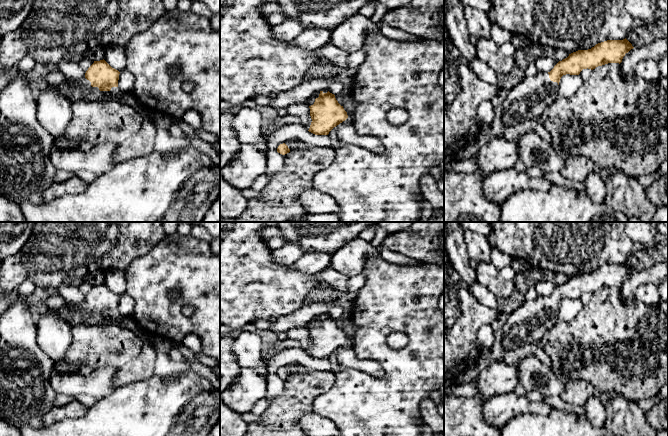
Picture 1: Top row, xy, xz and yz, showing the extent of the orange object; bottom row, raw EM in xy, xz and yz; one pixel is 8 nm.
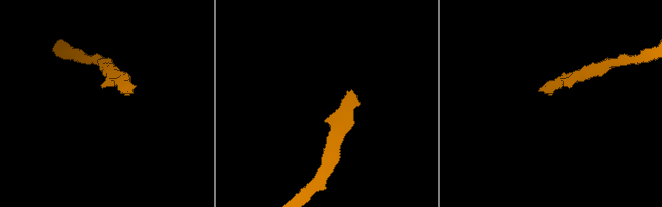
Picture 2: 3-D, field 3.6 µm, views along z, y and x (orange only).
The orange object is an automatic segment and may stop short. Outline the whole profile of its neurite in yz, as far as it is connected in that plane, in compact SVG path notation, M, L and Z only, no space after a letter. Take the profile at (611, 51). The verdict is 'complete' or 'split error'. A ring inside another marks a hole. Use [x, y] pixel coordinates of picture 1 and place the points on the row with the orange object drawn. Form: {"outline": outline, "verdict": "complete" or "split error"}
{"outline": "M625 38L607 40L588 50L578 50L559 61L550 72L525 76L508 93L502 105L505 127L516 126L525 120L540 120L544 110L559 96L559 82L563 75L579 75L583 69L595 69L608 63L621 63L634 47Z", "verdict": "split error"}

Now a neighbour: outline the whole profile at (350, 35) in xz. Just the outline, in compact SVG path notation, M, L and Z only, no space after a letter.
M356 14L332 30L330 42L341 50L356 52L362 49L367 35L377 31L380 31L379 24Z

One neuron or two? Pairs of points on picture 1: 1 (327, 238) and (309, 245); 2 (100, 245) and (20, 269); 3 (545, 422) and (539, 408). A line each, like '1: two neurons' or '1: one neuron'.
1: one neuron
2: one neuron
3: two neurons

